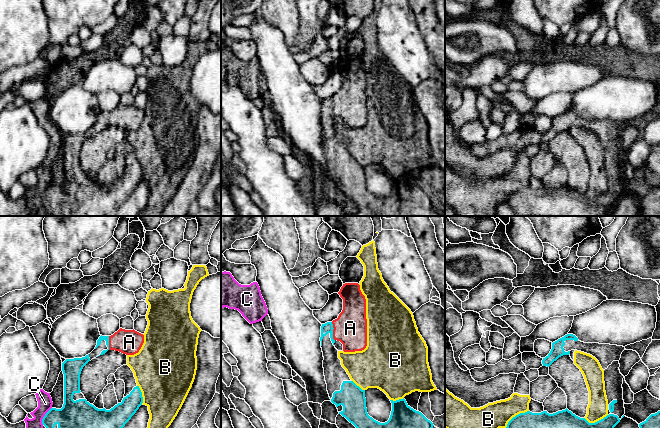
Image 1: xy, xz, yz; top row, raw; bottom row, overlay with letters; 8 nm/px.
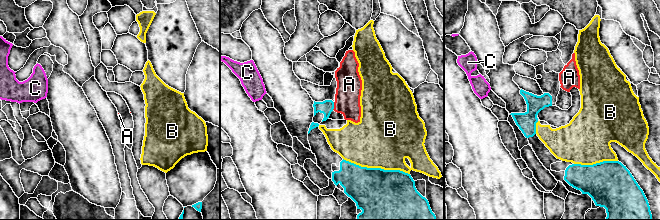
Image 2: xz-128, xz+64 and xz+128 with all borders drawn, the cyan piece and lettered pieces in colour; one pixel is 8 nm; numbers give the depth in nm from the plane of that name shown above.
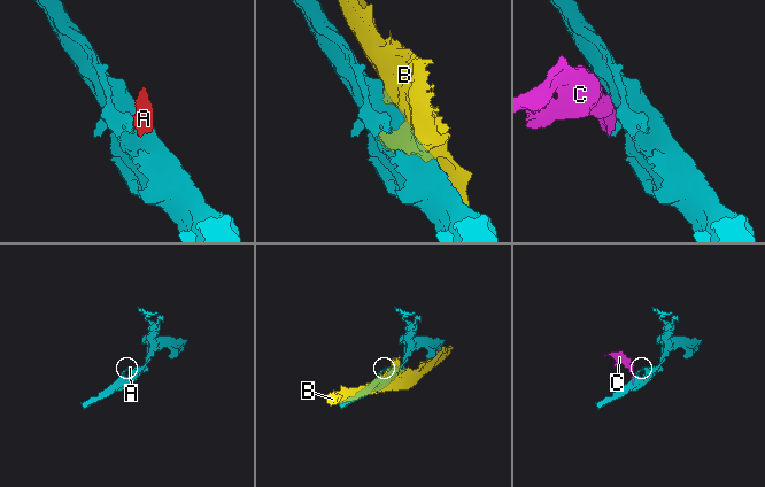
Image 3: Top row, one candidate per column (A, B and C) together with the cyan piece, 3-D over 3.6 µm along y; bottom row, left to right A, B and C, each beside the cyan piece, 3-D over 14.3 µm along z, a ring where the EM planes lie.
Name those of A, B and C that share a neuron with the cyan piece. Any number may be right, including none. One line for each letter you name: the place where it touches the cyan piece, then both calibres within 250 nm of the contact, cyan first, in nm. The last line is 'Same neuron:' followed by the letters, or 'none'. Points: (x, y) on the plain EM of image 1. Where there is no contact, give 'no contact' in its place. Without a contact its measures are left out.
A: xz (332, 107) | 90/280 nm
Same neuron: A

